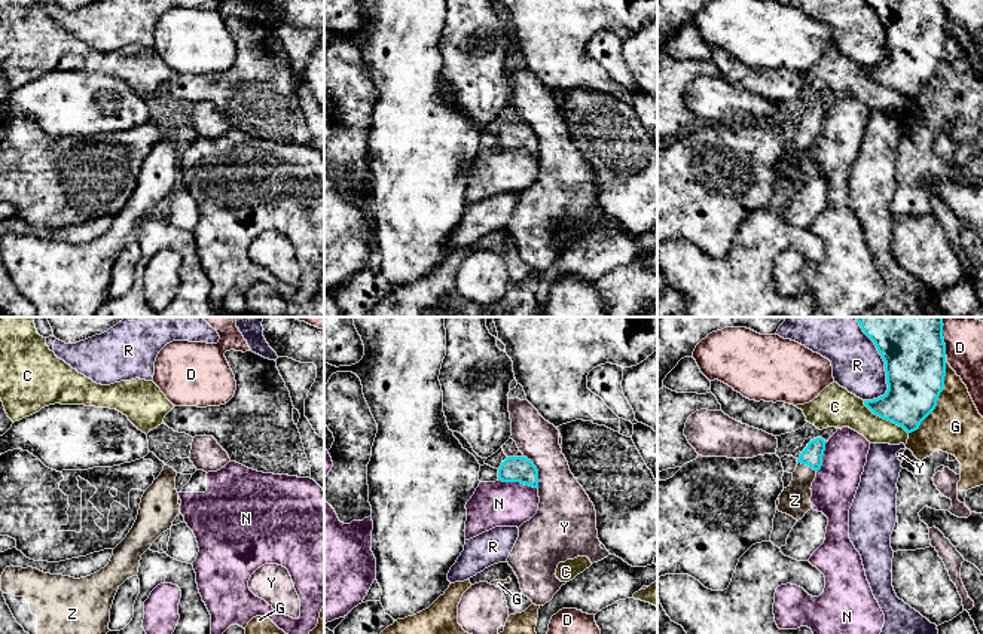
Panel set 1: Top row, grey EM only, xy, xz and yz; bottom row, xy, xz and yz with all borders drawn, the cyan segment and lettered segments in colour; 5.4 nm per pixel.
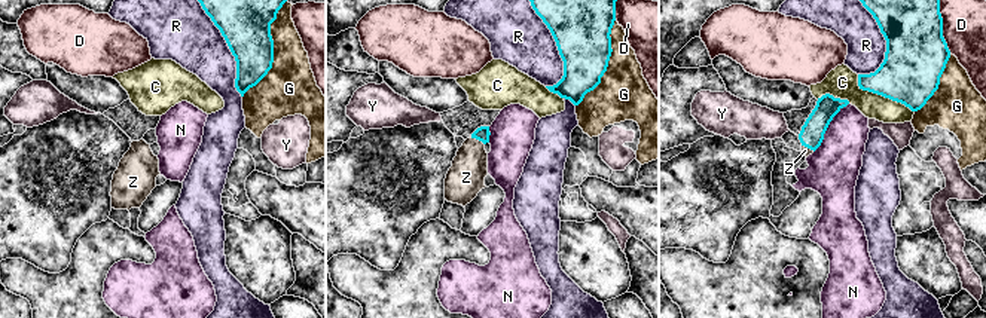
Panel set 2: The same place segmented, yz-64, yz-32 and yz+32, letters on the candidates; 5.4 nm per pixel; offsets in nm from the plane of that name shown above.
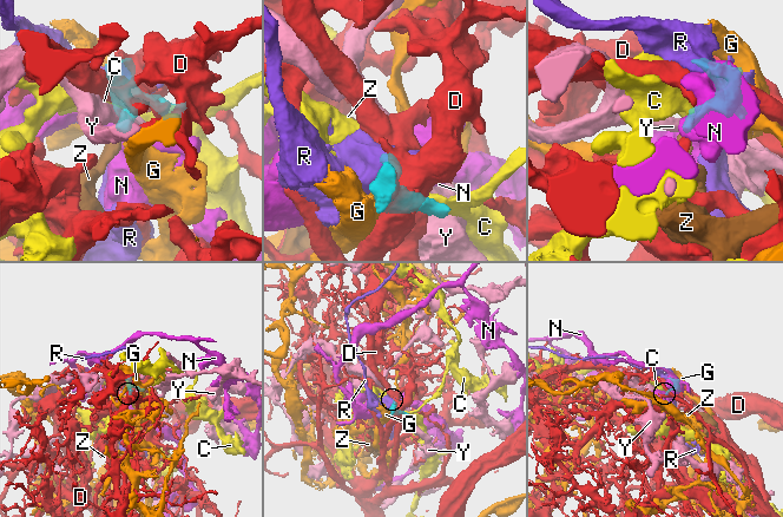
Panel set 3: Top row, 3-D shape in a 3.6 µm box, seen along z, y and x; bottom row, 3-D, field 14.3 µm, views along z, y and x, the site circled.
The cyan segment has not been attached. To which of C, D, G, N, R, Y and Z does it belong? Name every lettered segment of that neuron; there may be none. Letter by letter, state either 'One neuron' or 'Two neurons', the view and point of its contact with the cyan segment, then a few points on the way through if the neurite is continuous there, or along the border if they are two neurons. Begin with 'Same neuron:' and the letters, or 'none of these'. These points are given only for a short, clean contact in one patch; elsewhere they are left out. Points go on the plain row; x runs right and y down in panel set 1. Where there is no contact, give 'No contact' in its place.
Same neuron: Z
C: Two neurons. Touches cyan at yz (885, 85)
D: Two neurons. Touches cyan at yz (945, 11)
G: Two neurons. Touches cyan at yz (939, 61)
N: Two neurons. Touches cyan at xz (519, 148). Boundary: xz (500, 146), (522, 149), (537, 155)
R: Two neurons. Touches cyan at yz (885, 36)
Y: Two neurons. Touches cyan at xz (537, 137). Boundary: xz (524, 122), (537, 137), (539, 154)
Z: One neuron. Touches cyan at yz (808, 131). Path across: yz (812, 121), (808, 131), (794, 167)

